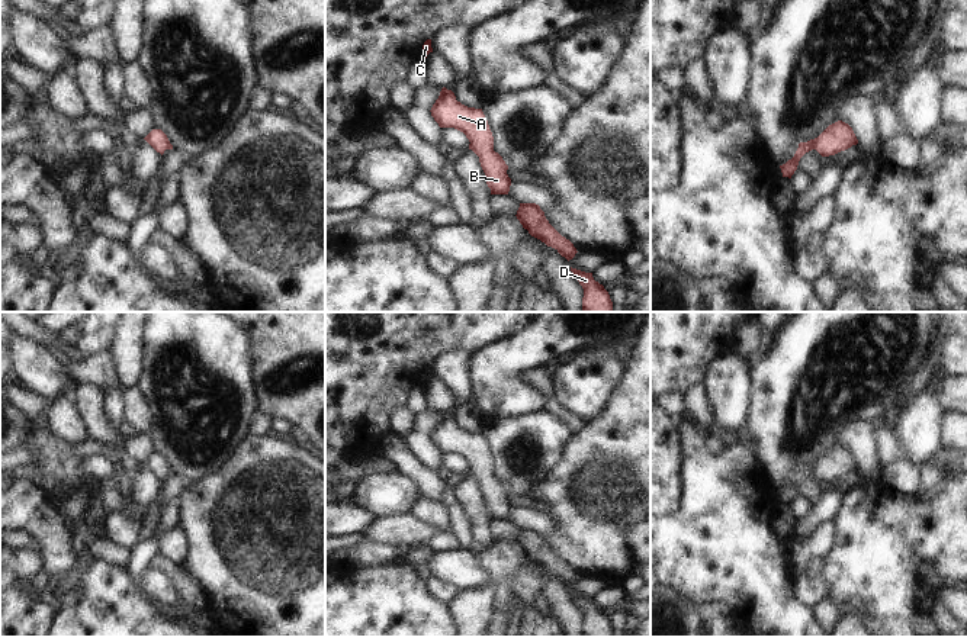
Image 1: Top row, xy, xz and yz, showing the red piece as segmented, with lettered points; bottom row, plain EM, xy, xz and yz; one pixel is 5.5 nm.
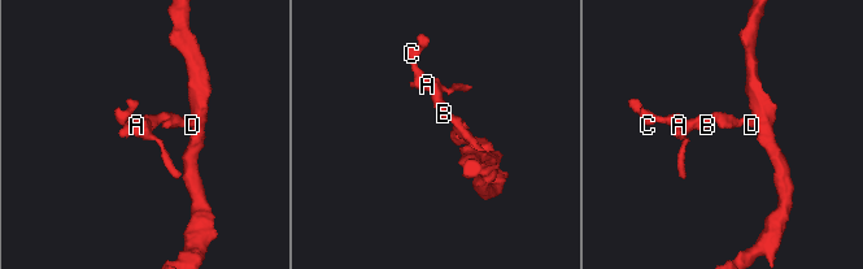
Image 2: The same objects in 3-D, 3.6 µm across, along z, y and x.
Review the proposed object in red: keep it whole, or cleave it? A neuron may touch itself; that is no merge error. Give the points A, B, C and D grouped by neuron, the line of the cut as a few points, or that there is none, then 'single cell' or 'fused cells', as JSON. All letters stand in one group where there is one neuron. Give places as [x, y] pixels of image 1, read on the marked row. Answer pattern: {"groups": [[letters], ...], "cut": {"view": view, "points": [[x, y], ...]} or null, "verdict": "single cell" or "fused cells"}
{"groups": [["A", "B", "C", "D"]], "cut": null, "verdict": "single cell"}

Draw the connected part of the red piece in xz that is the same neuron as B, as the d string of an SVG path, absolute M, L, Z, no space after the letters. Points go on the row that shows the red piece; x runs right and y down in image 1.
M443 87L430 112L440 128L454 128L466 135L469 149L479 157L491 194L508 194L508 165L494 151L494 136L482 109L462 104L452 90Z

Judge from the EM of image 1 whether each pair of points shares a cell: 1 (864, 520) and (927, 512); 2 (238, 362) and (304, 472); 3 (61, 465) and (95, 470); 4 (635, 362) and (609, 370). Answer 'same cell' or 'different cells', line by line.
1: same cell
2: different cells
3: different cells
4: different cells

